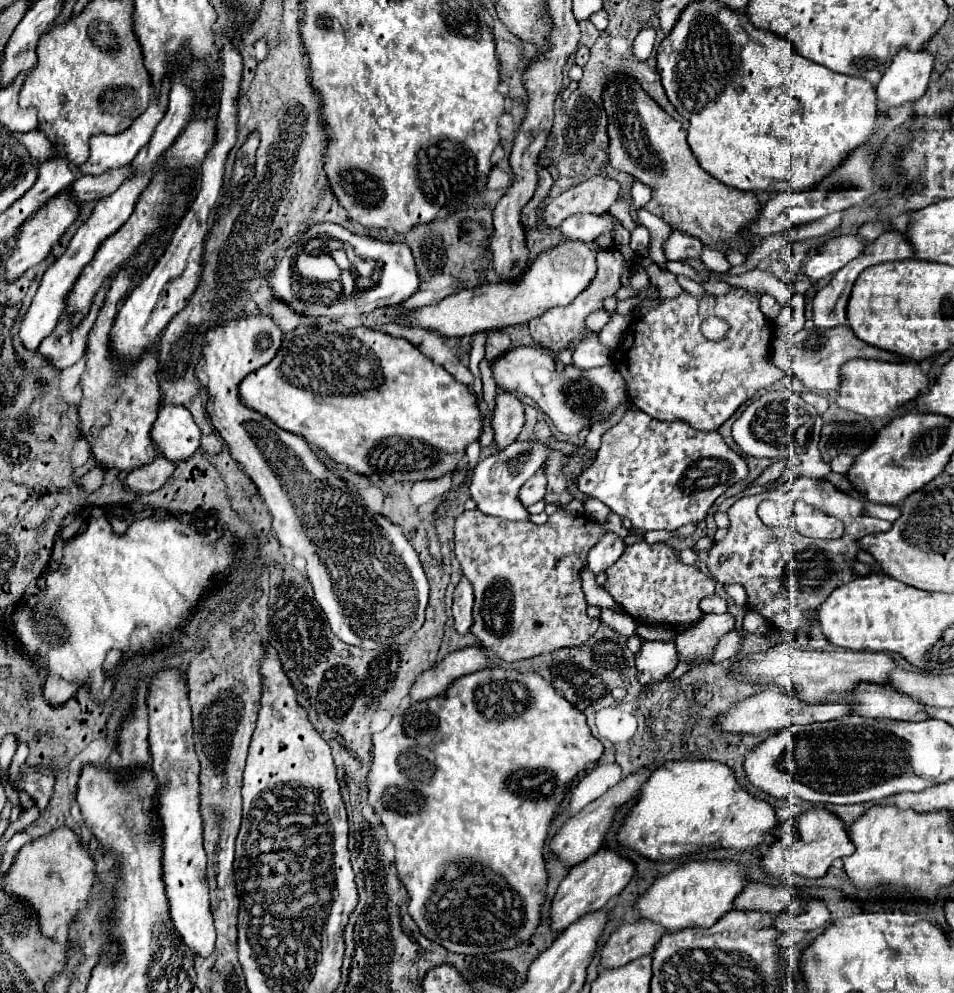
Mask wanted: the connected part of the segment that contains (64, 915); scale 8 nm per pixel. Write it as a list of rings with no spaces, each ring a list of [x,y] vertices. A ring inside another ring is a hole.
[[[57,828],[47,836],[41,836],[25,844],[11,870],[5,876],[5,894],[25,898],[39,914],[41,932],[49,938],[57,934],[61,926],[71,928],[71,924],[81,914],[83,906],[89,902],[89,894],[95,878],[95,860],[79,836],[71,828]]]

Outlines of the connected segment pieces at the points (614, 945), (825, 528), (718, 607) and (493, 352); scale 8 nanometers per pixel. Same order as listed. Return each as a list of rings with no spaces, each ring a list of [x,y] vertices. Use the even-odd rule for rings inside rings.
[[[645,918],[619,926],[601,950],[601,966],[617,968],[651,954],[663,934],[667,934],[667,930],[663,930],[661,924]]]
[[[795,502],[797,530],[809,538],[839,538],[843,534],[841,520],[807,506],[805,502]]]
[[[713,594],[713,596],[709,596],[709,598],[703,598],[701,604],[699,604],[699,608],[701,608],[705,614],[709,614],[709,612],[723,614],[723,612],[727,612],[727,602],[725,602],[721,596]]]
[[[485,330],[485,352],[487,358],[495,360],[495,356],[503,354],[507,348],[511,348],[511,340],[505,330]]]

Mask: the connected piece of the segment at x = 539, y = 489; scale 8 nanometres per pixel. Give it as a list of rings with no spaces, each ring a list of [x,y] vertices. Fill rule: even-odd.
[[[539,470],[531,480],[527,480],[521,488],[521,500],[525,506],[531,506],[533,502],[541,500],[545,496],[545,488],[547,488],[547,478],[543,474],[543,470]]]

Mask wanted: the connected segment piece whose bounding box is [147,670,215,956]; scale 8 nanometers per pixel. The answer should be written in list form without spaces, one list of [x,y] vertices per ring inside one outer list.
[[[177,670],[159,672],[147,696],[151,774],[157,782],[157,818],[163,834],[161,880],[169,902],[169,916],[183,942],[197,954],[209,956],[215,944],[215,928],[209,912],[209,888],[205,878],[207,856],[203,850],[203,824],[199,814],[199,760],[193,746],[191,708],[187,686]]]

